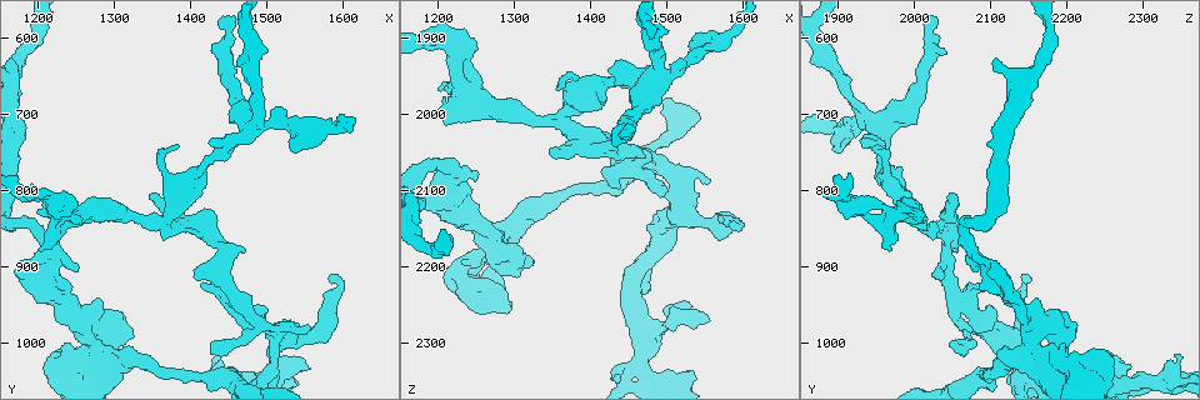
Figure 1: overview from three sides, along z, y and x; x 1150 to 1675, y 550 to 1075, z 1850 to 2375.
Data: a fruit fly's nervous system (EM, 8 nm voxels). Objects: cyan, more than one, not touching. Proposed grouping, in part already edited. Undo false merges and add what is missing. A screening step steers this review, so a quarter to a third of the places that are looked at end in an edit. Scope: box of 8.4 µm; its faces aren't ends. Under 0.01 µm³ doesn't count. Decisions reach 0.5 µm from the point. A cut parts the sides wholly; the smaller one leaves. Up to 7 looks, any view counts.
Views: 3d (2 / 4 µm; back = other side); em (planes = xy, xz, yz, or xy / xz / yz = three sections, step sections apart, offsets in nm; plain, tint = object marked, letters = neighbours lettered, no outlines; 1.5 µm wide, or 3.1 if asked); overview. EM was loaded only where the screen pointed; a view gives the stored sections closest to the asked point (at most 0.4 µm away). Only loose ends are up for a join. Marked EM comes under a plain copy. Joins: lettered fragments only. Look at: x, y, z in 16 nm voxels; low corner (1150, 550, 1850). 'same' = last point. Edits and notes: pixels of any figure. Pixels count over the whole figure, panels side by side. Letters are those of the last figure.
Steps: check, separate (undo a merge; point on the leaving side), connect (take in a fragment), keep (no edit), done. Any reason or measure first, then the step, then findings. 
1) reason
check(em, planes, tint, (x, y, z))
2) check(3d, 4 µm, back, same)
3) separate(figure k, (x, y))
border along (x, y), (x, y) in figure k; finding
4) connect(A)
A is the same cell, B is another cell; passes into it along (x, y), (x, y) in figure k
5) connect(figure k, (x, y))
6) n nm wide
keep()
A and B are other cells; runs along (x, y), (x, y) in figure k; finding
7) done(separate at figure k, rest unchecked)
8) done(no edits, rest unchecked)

branch stops here
check(3d, 4 µm, back, (1425, 1005, 2050))

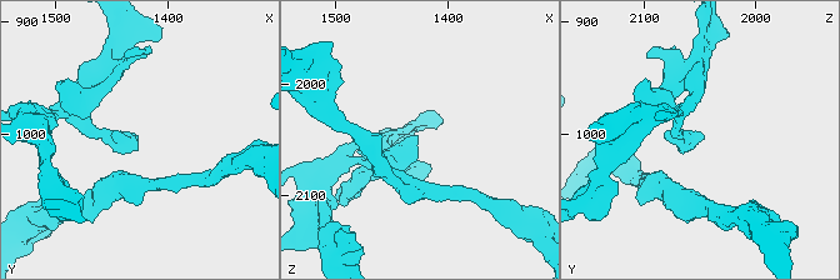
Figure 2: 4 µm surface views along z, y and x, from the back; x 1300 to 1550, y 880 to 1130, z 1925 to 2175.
check(em, planes, tint, (1426, 1002, 2046))

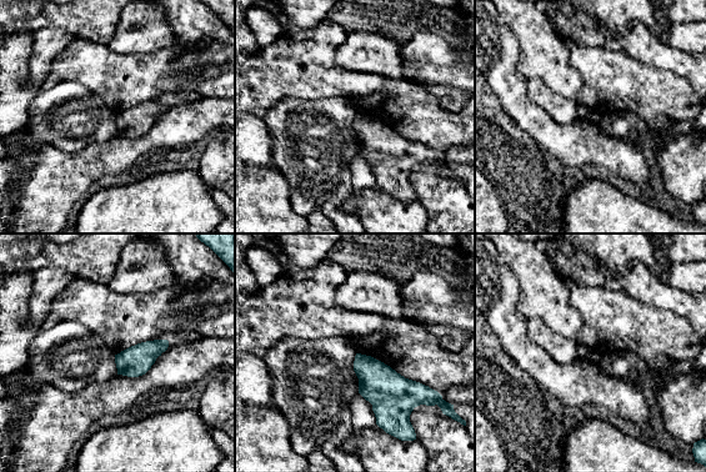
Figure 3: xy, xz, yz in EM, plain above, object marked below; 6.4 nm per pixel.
check(em, planes, letters, same)

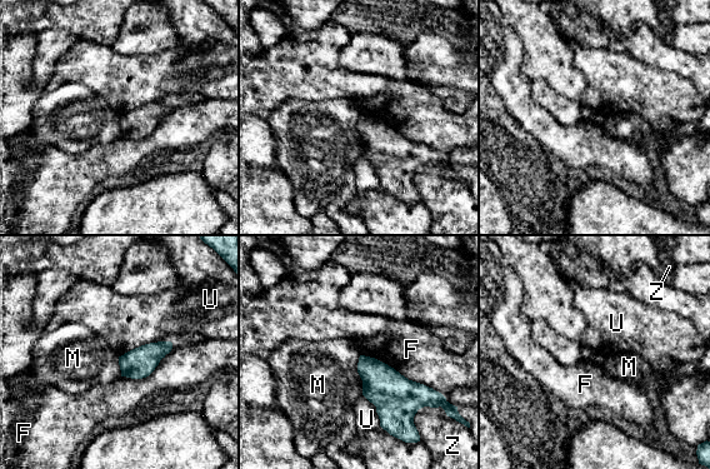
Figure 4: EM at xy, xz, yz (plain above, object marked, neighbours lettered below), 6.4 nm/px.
160 nm wide
keep()
F, M, U and Z are other cells; none of them fits

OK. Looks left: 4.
branch stops here
check(3d, 2 µm, (1530, 745, 1905))

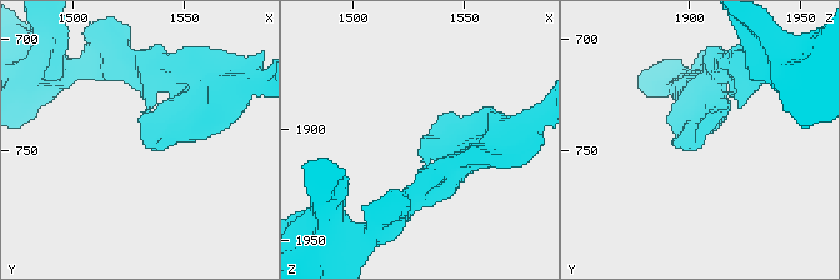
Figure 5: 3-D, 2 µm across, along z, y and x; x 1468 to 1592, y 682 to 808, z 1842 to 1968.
need the tissue
check(em, yz, step 8, letters, (1533, 747, 1905))

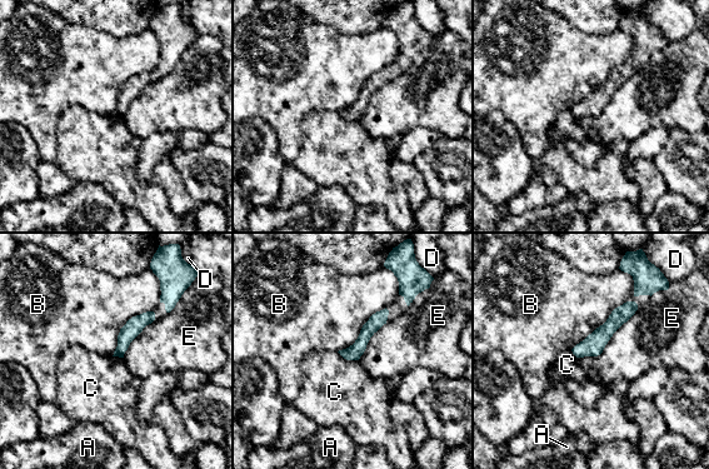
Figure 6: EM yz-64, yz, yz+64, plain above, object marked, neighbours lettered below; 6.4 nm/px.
another direction
check(em, planes, letters, same)

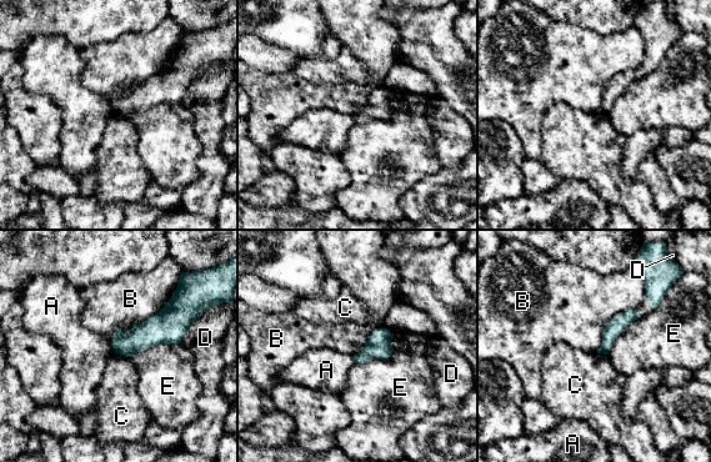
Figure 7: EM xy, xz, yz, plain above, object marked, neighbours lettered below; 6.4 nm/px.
keep()
A, B, C, D and E are other cells; runs along (635, 311), (609, 335), (602, 350) in figure 7; no lettered fragment goes on from it

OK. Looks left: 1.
done(no edits, rest unchecked)

